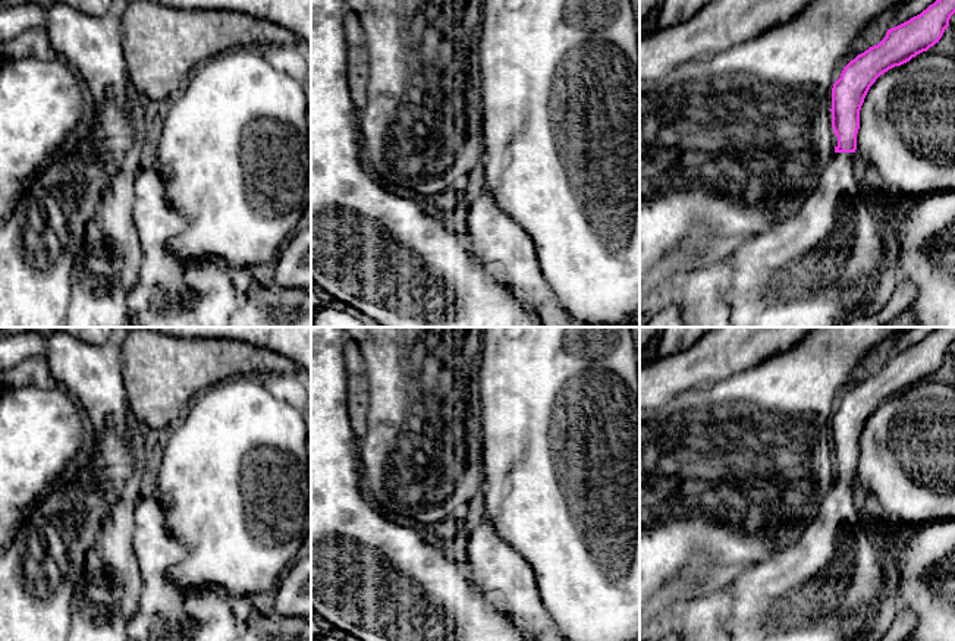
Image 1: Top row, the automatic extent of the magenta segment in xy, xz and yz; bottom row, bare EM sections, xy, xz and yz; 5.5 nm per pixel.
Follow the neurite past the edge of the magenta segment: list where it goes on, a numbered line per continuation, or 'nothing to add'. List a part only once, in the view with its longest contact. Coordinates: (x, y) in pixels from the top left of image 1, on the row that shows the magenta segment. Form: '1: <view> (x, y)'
1: yz (788, 276)

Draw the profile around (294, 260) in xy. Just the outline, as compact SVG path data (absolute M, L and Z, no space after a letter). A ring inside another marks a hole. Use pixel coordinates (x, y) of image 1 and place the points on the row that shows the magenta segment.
M311 224L298 229L277 254L274 283L311 290Z

